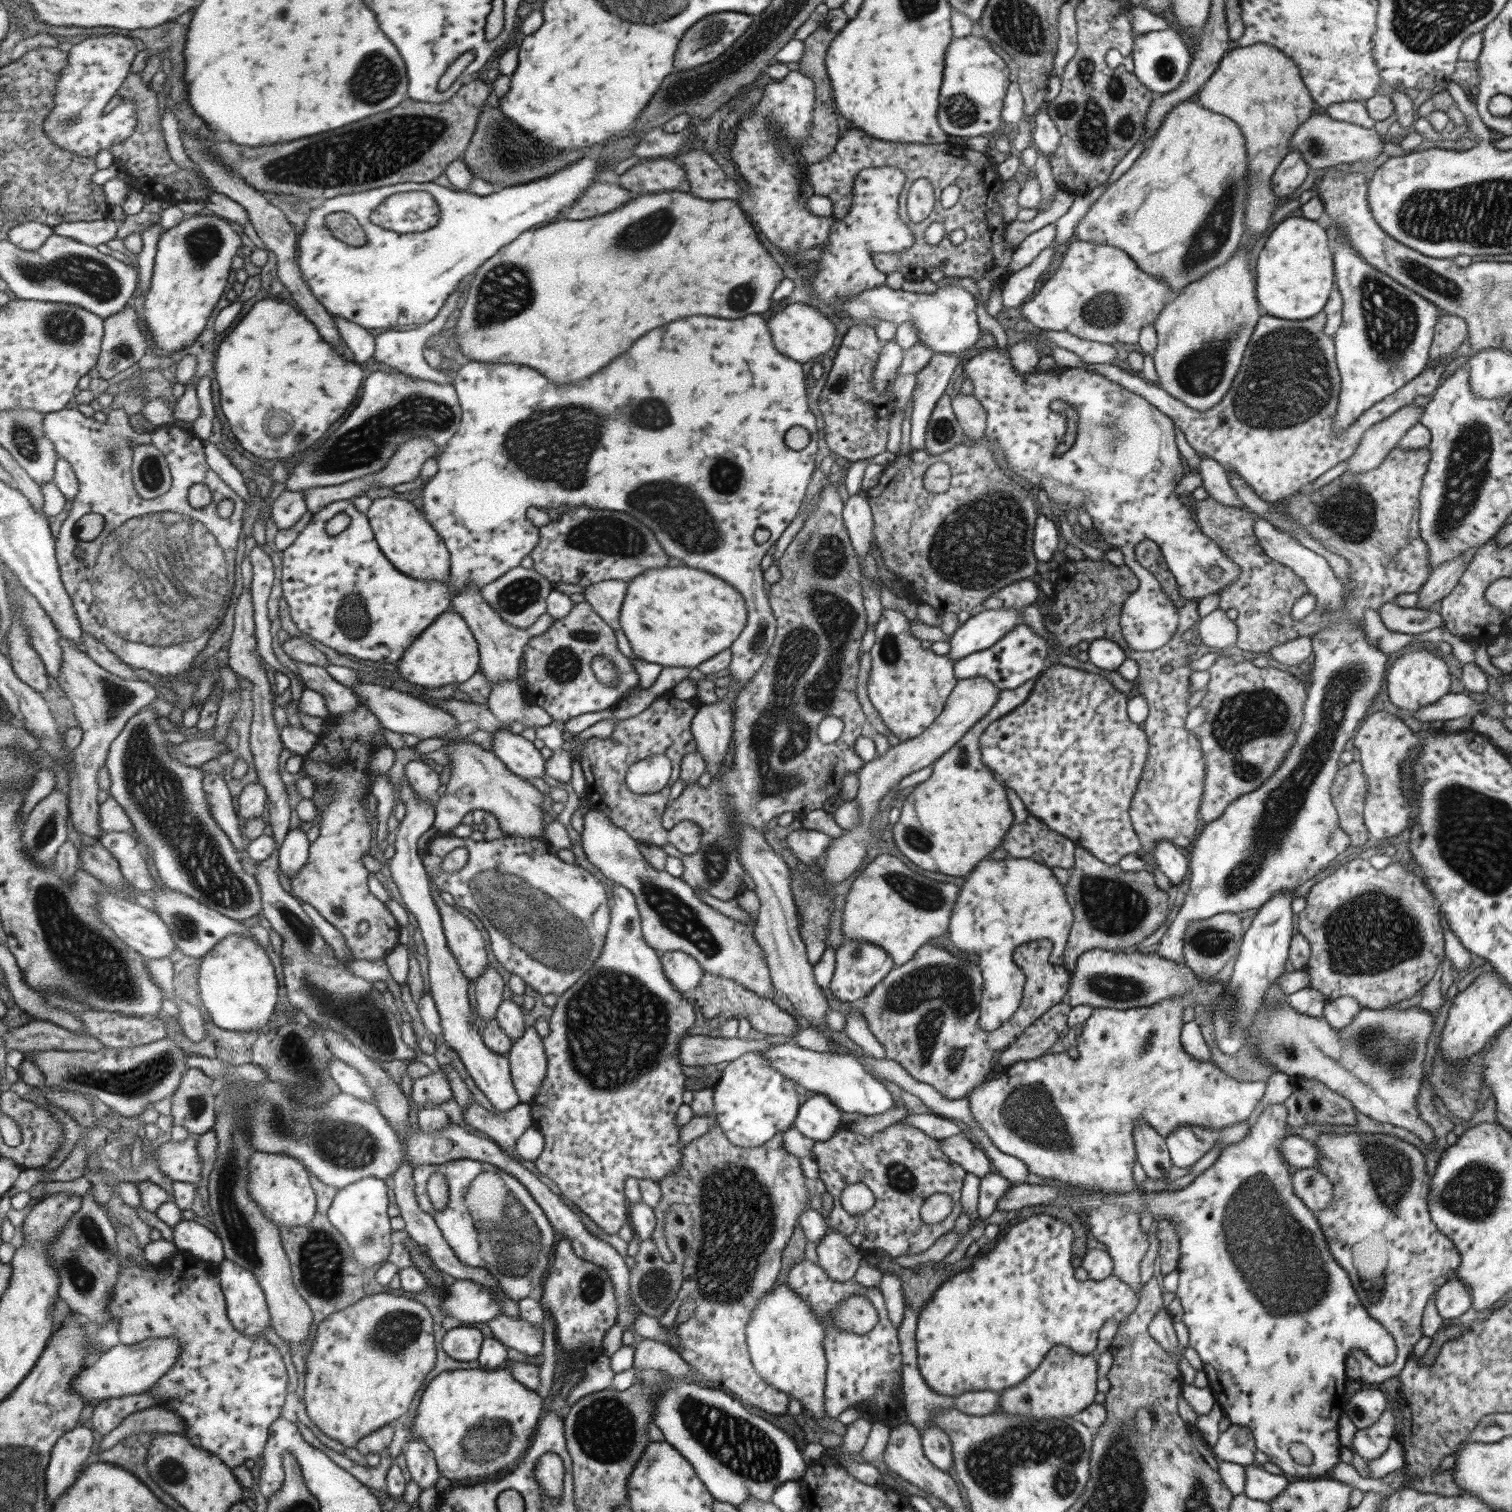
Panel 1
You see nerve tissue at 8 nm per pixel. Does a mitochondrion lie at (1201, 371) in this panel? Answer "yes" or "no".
yes

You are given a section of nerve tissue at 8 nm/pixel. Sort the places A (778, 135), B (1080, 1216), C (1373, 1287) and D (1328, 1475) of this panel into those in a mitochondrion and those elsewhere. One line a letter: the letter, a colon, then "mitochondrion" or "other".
A: other
B: other
C: mitochondrion
D: other

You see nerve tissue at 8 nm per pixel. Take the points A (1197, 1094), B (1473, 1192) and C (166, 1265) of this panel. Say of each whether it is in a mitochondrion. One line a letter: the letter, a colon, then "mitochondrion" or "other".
A: other
B: mitochondrion
C: other

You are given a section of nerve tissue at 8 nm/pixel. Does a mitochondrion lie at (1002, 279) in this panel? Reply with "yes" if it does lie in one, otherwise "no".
no

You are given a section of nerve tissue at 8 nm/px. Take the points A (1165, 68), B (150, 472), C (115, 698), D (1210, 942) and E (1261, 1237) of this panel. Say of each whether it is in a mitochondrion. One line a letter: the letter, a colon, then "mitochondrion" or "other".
A: mitochondrion
B: mitochondrion
C: mitochondrion
D: mitochondrion
E: mitochondrion

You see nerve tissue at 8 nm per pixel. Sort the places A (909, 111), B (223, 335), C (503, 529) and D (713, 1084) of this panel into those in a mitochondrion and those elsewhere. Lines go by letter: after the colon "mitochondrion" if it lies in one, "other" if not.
A: other
B: other
C: other
D: other

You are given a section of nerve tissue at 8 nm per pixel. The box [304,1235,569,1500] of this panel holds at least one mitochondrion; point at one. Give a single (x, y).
(481, 1445)

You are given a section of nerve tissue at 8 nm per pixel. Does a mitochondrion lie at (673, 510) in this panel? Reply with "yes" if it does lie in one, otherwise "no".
yes

